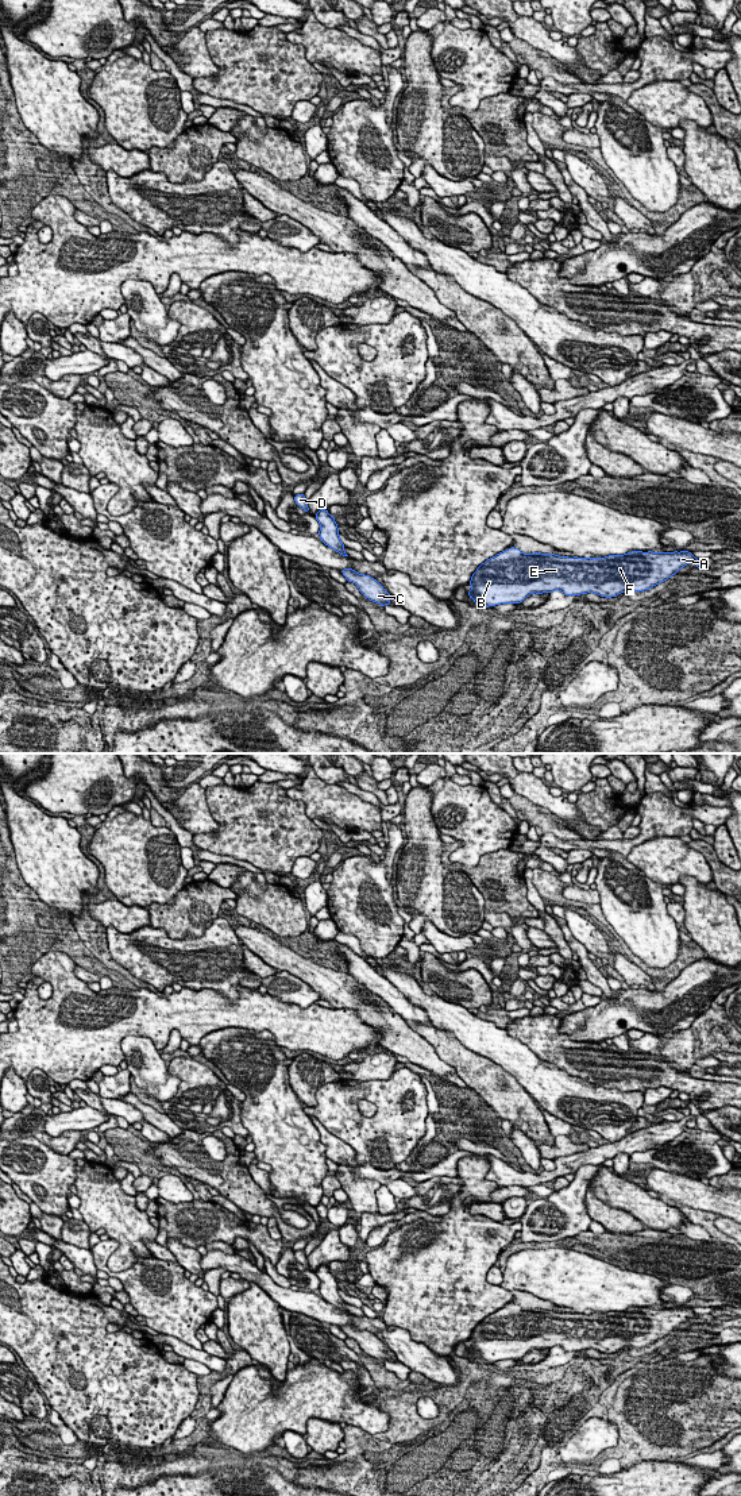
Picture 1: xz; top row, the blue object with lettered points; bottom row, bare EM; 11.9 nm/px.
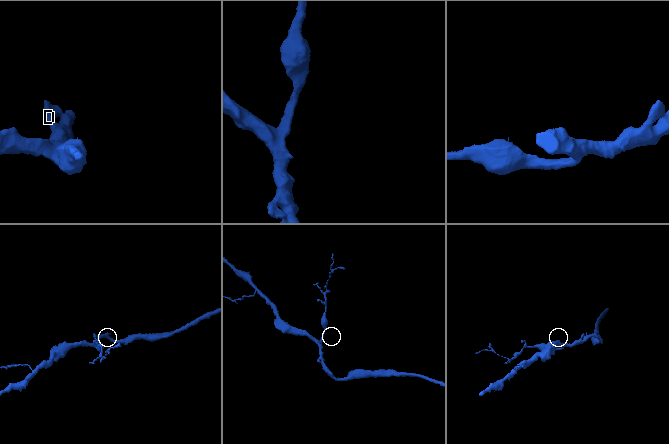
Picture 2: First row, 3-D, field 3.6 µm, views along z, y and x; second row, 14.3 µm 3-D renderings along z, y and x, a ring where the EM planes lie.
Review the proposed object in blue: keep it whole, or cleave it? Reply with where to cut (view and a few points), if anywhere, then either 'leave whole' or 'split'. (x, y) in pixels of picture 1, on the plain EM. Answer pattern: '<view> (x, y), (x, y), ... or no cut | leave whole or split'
no cut | leave whole

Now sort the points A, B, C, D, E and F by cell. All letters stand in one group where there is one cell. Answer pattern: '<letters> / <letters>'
A B C D E F

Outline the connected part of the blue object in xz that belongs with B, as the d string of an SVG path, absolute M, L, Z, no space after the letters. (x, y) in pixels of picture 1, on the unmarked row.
M510 1303L507 1307L502 1307L495 1312L482 1319L472 1330L470 1341L472 1345L468 1347L468 1353L475 1357L474 1361L482 1361L485 1364L495 1362L501 1360L520 1360L533 1349L543 1350L560 1346L566 1352L580 1352L587 1349L595 1349L601 1353L611 1354L624 1347L644 1347L649 1346L657 1339L661 1339L675 1331L686 1320L694 1319L698 1325L702 1322L692 1308L642 1308L632 1307L625 1311L609 1311L605 1314L568 1314L557 1312L555 1310L522 1310L518 1304Z

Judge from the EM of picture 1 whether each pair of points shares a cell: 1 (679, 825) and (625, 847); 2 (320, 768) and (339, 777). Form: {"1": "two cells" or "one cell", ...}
{"1": "one cell", "2": "one cell"}

